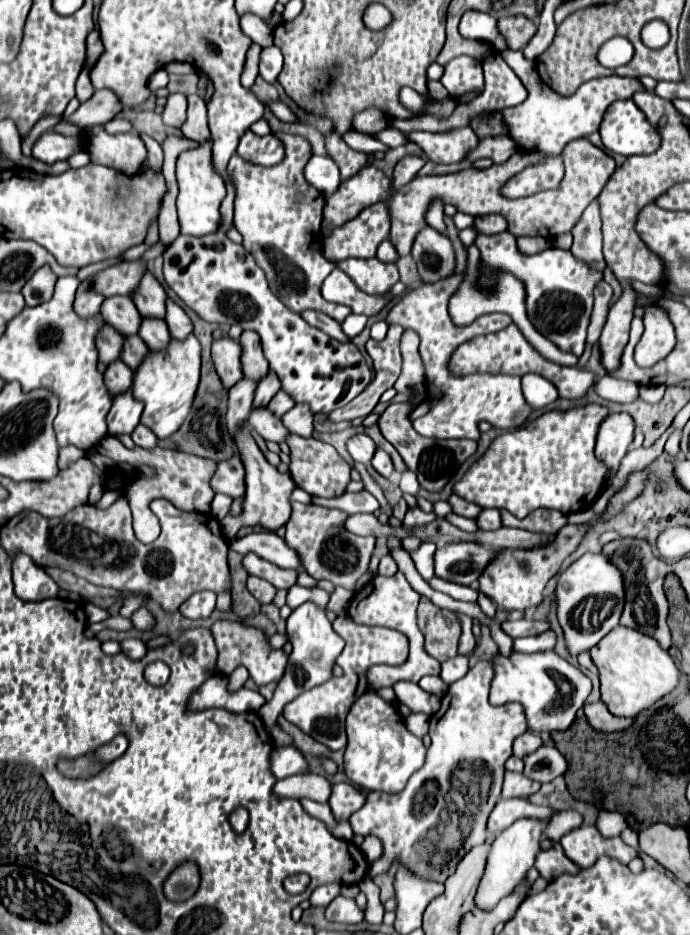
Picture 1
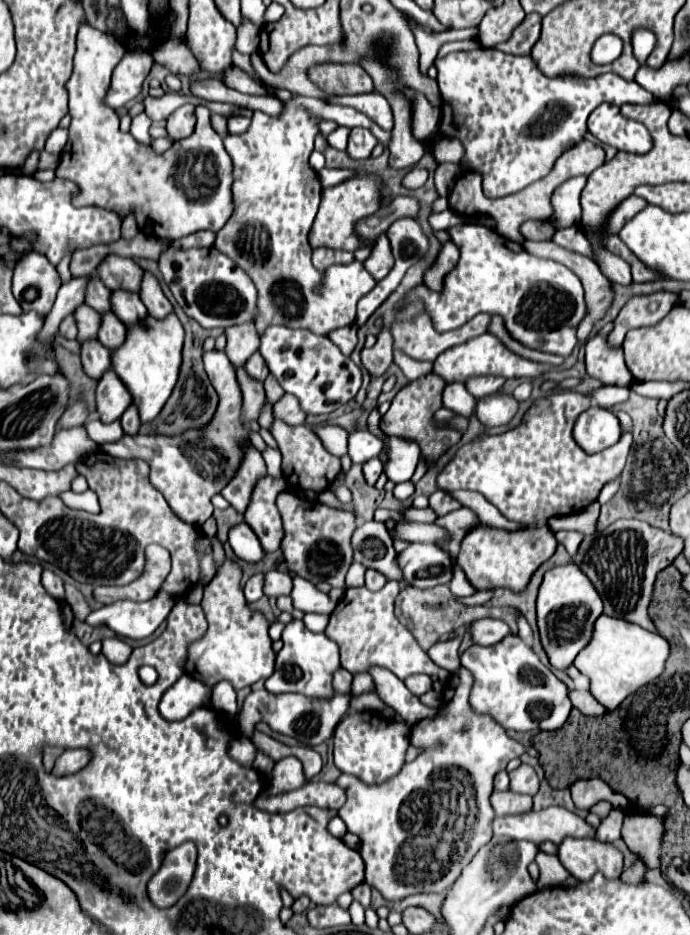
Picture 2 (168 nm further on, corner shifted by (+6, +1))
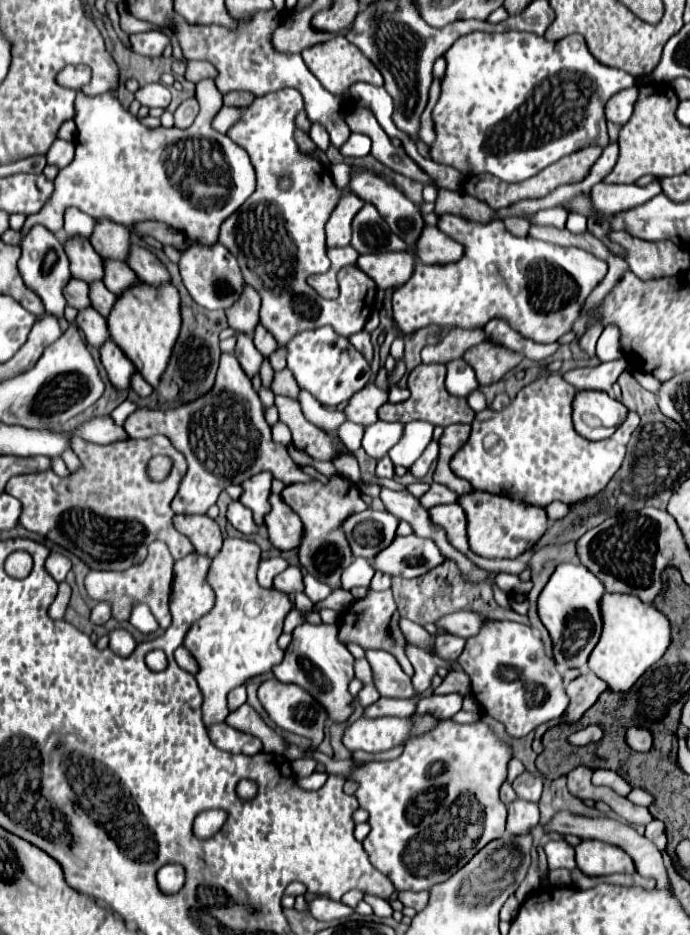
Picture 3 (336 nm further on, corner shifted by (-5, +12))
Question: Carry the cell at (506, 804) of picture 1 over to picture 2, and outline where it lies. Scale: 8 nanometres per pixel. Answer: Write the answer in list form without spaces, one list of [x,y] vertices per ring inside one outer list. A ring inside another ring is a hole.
[[[547,807],[517,817],[495,817],[493,833],[509,839],[525,839],[535,845],[543,841],[559,845],[567,837],[595,839],[595,827],[563,807]]]

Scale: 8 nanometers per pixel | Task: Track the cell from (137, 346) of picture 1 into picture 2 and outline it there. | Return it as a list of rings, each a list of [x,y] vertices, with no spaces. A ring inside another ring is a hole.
[[[101,315],[101,331],[97,339],[107,347],[107,349],[117,349],[125,341],[125,325],[113,315]]]

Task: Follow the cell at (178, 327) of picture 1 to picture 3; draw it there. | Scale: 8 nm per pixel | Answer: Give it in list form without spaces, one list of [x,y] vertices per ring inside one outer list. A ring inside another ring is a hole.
[[[132,244],[132,256],[128,258],[128,266],[140,276],[144,284],[150,284],[154,288],[170,284],[170,274],[166,266],[156,258],[156,254],[146,248]]]

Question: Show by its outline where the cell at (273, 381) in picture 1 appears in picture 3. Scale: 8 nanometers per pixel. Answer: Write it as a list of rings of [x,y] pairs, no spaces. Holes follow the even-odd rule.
[[[264,326],[256,328],[256,332],[254,332],[254,346],[256,346],[256,348],[260,350],[260,354],[266,356],[266,358],[270,358],[270,354],[276,352],[276,348],[280,348],[278,342],[274,340],[274,336],[272,336]]]

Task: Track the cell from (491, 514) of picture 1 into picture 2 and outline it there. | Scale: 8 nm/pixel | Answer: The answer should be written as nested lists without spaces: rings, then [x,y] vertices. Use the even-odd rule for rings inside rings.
[[[461,507],[457,511],[451,511],[445,517],[437,517],[435,523],[441,523],[441,527],[445,527],[449,531],[449,535],[453,535],[451,543],[459,543],[465,537],[465,533],[479,523],[479,519],[475,517],[473,511]]]

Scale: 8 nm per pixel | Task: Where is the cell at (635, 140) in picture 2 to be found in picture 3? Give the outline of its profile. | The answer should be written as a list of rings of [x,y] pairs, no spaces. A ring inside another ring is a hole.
[[[628,88],[624,92],[618,92],[606,102],[606,118],[616,124],[626,124],[632,118],[634,102],[638,96],[638,88]]]

